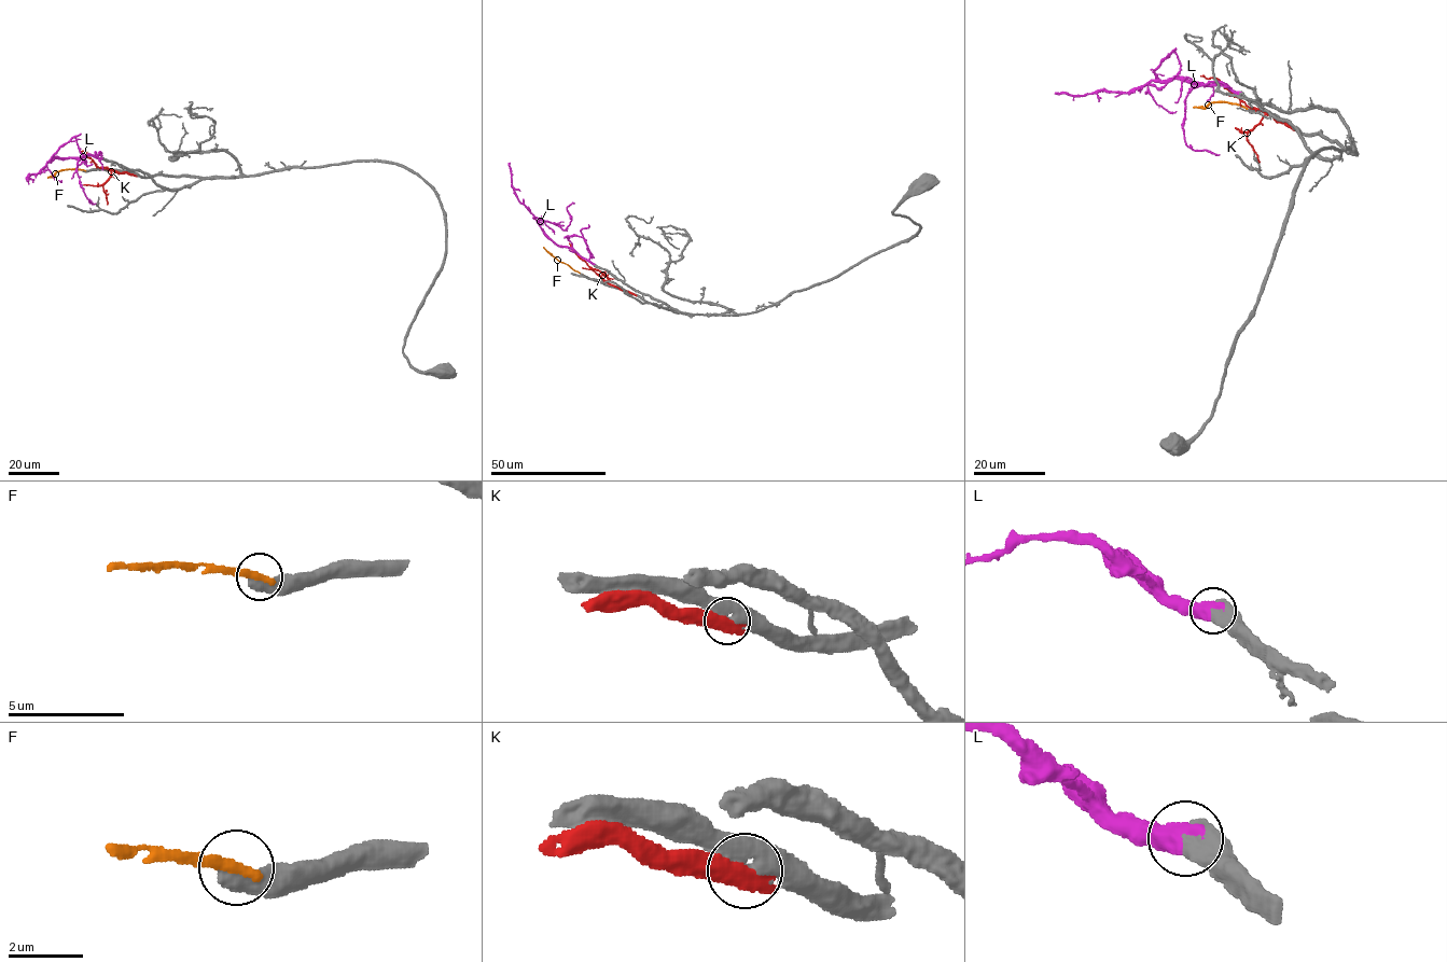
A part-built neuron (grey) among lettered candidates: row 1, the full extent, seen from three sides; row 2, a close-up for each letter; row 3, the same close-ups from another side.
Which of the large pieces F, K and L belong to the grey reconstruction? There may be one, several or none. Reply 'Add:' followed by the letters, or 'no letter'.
Add: L

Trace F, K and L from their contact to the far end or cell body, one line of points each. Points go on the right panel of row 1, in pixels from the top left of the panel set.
F: (1247, 109), (1220, 101), (1193, 107)
K: (1293, 128), (1260, 109), (1251, 108), (1219, 81), (1200, 75)
L: (1239, 93), (1159, 79), (1155, 68), (1173, 52), (1180, 67), (1177, 75), (1163, 86), (1140, 88)

